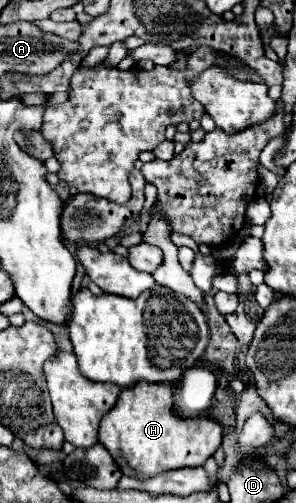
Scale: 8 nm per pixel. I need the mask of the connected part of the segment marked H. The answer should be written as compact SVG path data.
M145 380L137 382L131 388L121 390L115 408L103 416L101 428L99 428L99 442L111 452L121 472L127 476L139 476L139 478L151 478L173 468L203 466L203 462L209 456L213 456L215 450L221 446L221 438L223 438L223 430L215 420L207 416L181 418L173 412L173 388L169 384L153 384Z

